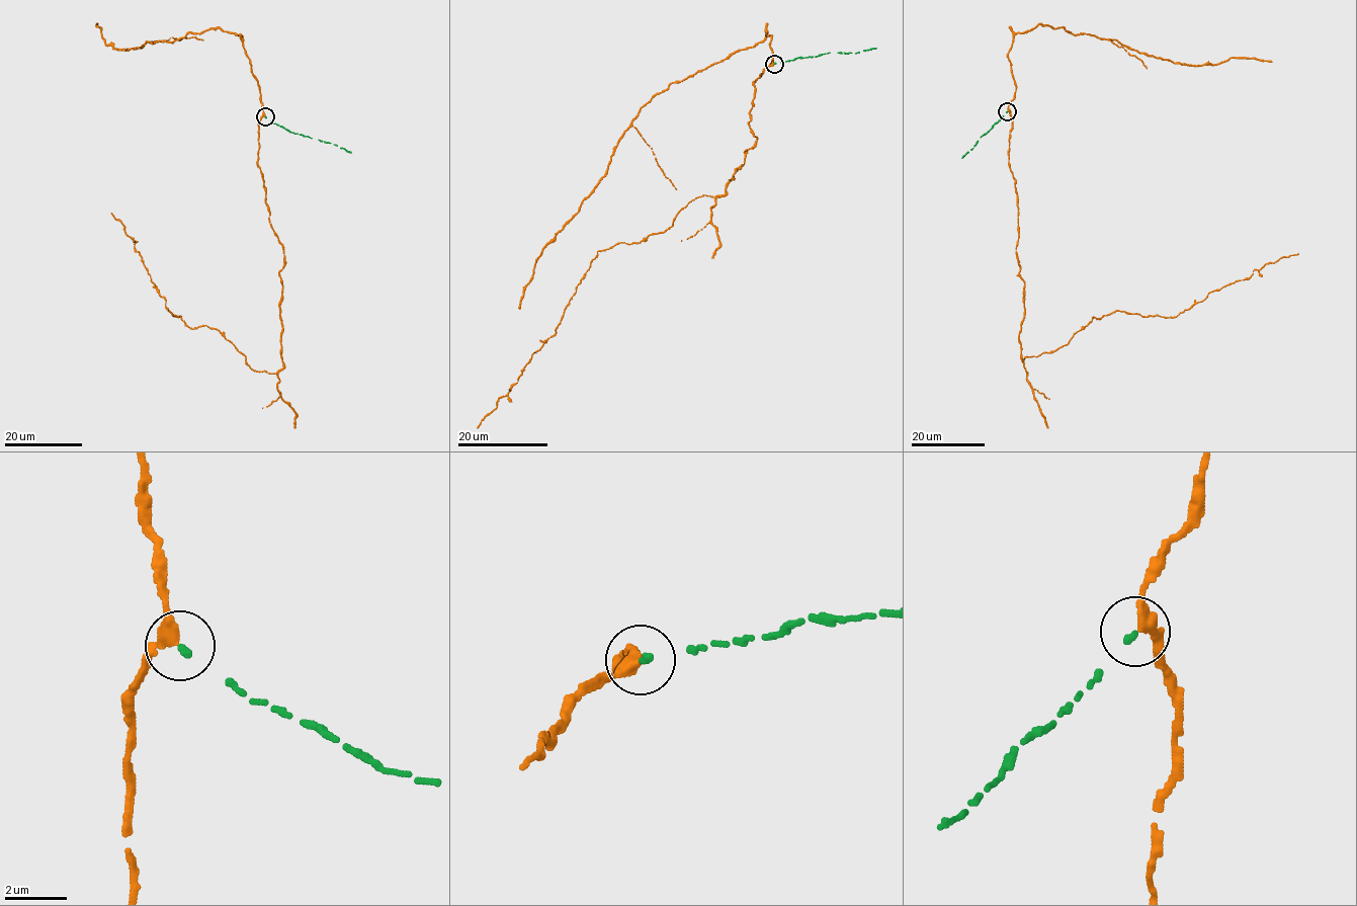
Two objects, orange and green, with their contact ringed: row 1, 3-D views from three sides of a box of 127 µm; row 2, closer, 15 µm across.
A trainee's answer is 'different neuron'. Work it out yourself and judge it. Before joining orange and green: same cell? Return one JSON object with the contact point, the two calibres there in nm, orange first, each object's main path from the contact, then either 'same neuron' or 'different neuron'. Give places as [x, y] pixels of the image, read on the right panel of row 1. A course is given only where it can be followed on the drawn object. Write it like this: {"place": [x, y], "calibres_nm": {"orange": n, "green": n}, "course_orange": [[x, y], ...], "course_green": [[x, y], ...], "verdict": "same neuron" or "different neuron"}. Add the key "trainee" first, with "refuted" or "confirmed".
{"trainee": "refuted", "place": [1007, 111], "calibres_nm": {"orange": 320, "green": 200}, "course_orange": [[1008, 111], [1023, 361], [1067, 344], [1092, 317], [1174, 318], [1298, 253]], "course_green": [[1007, 111], [961, 158]], "verdict": "same neuron"}

